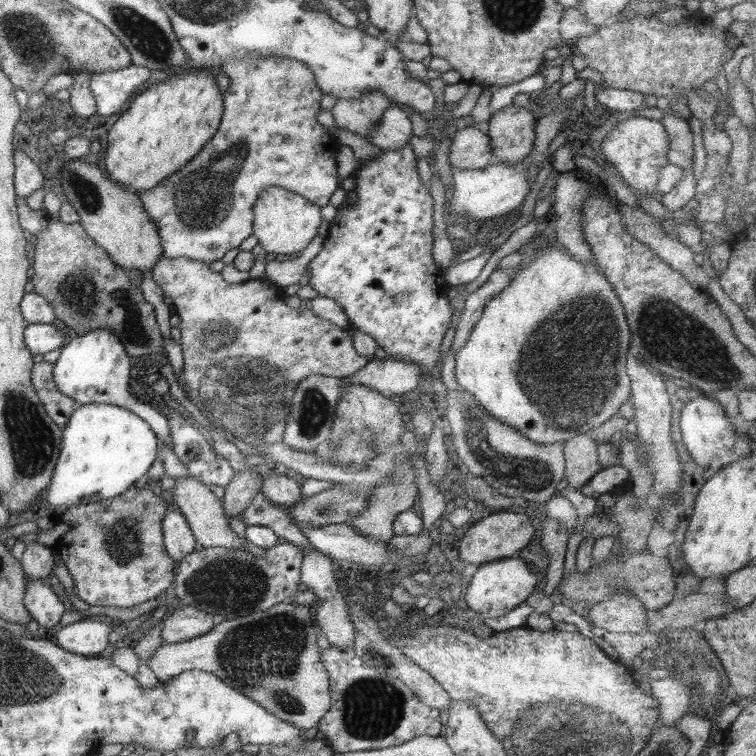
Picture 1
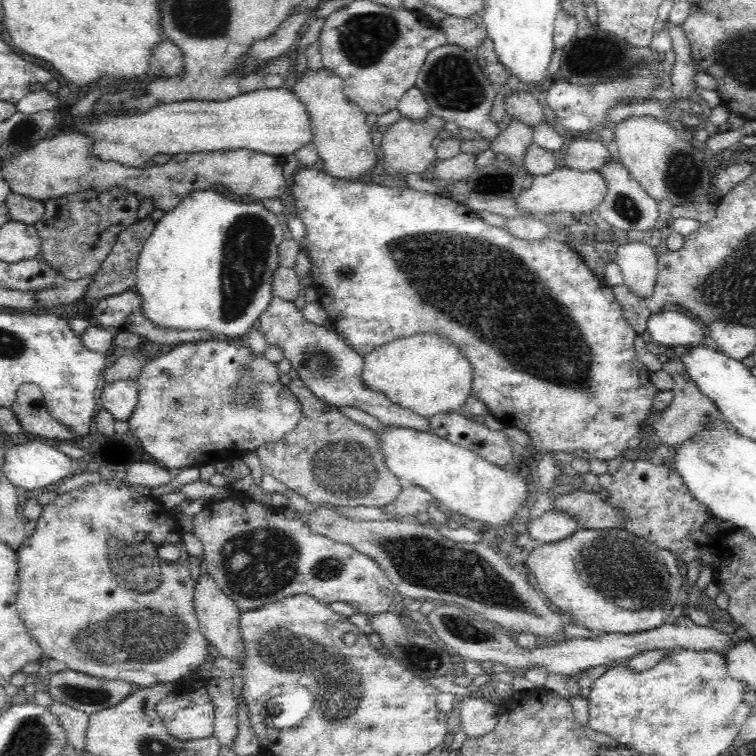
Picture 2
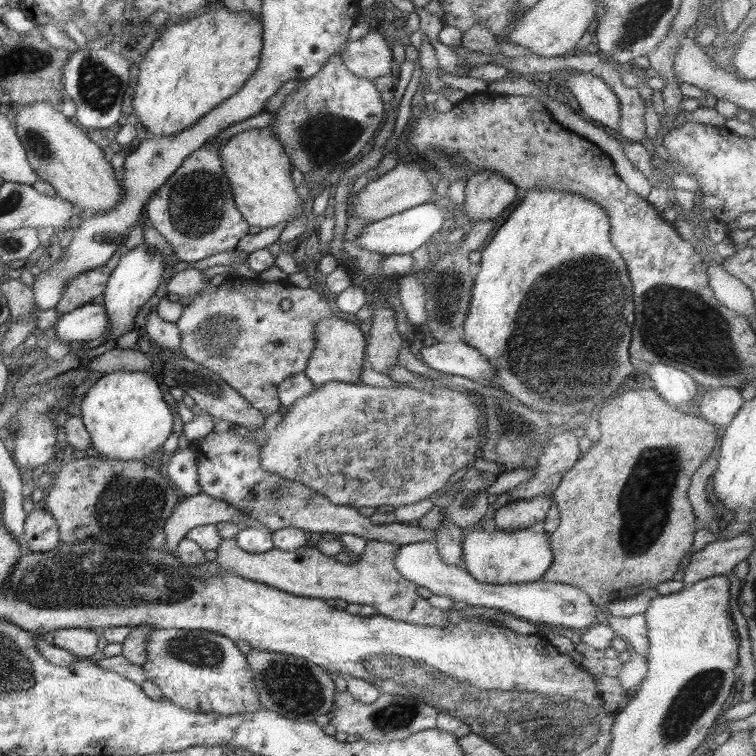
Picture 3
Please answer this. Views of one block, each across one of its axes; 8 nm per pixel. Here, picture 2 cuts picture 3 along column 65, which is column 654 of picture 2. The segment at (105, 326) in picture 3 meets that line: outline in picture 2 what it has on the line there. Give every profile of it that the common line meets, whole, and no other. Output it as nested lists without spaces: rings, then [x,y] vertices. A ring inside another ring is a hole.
[[[660,311],[647,320],[646,336],[658,344],[672,349],[675,346],[698,346],[709,343],[707,330],[678,311]]]

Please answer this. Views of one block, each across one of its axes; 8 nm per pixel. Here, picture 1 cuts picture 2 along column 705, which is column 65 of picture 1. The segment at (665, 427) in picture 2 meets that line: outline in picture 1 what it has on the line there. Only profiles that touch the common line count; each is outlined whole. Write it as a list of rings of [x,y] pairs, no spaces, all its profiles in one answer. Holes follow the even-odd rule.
[[[38,359],[34,363],[31,372],[31,383],[48,416],[60,428],[64,429],[68,418],[72,416],[74,409],[78,407],[78,403],[58,391],[55,383],[54,368],[54,364]]]

